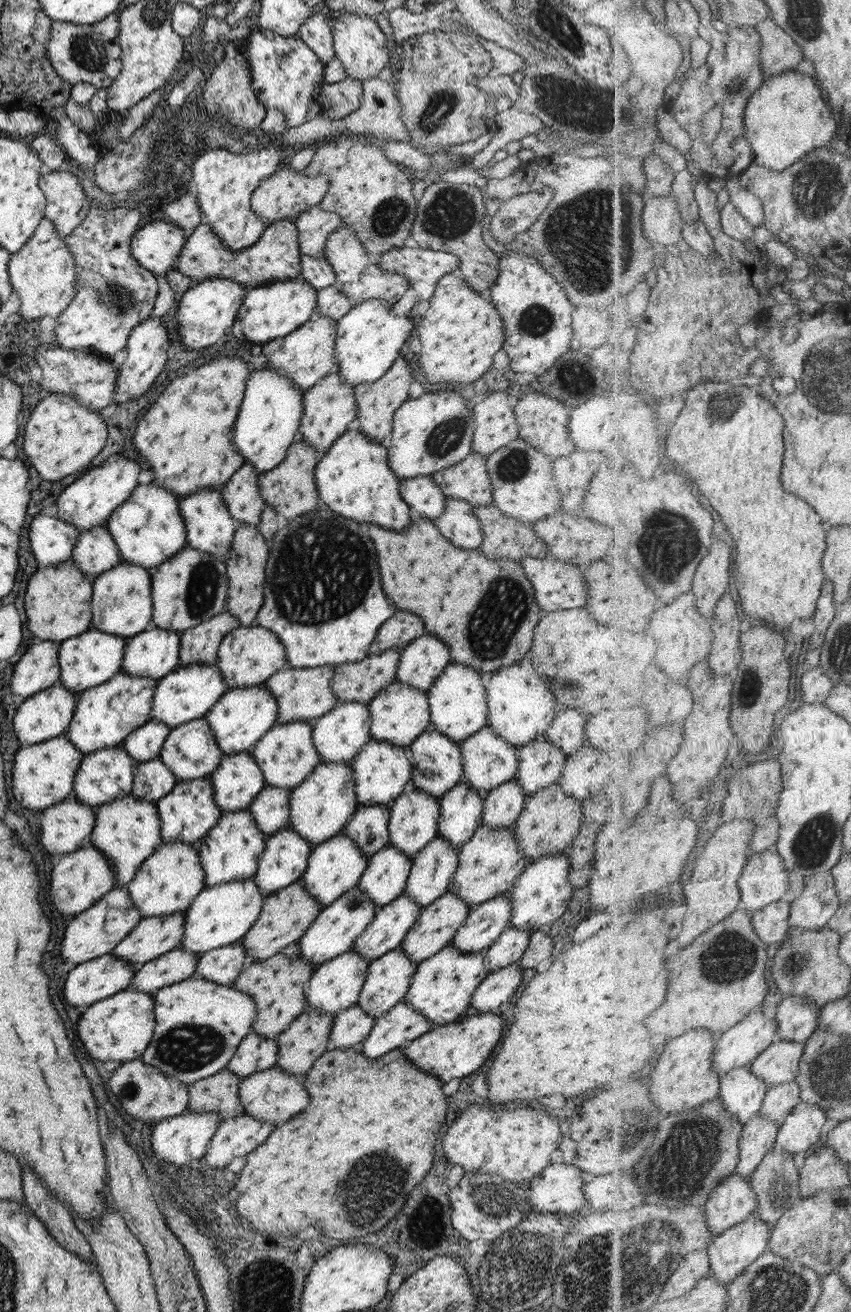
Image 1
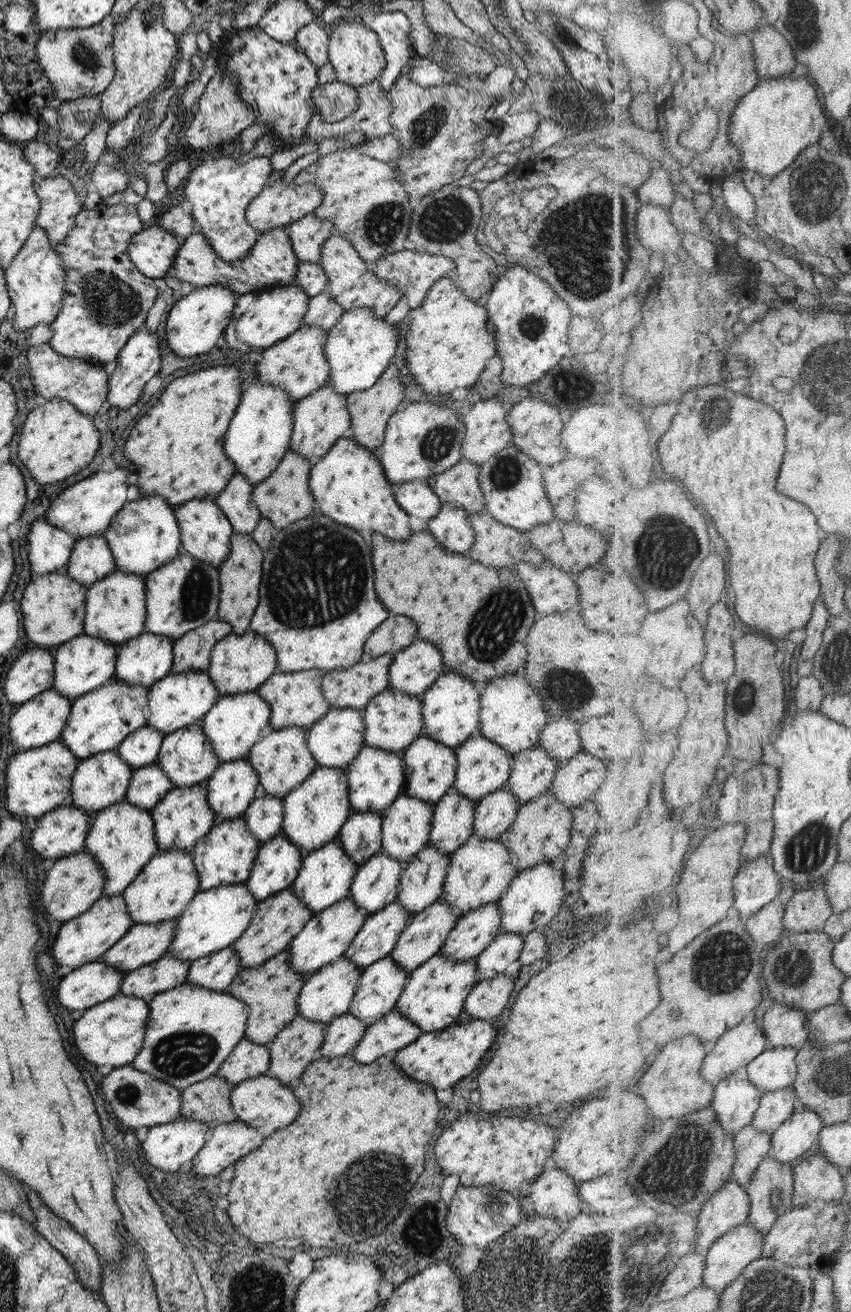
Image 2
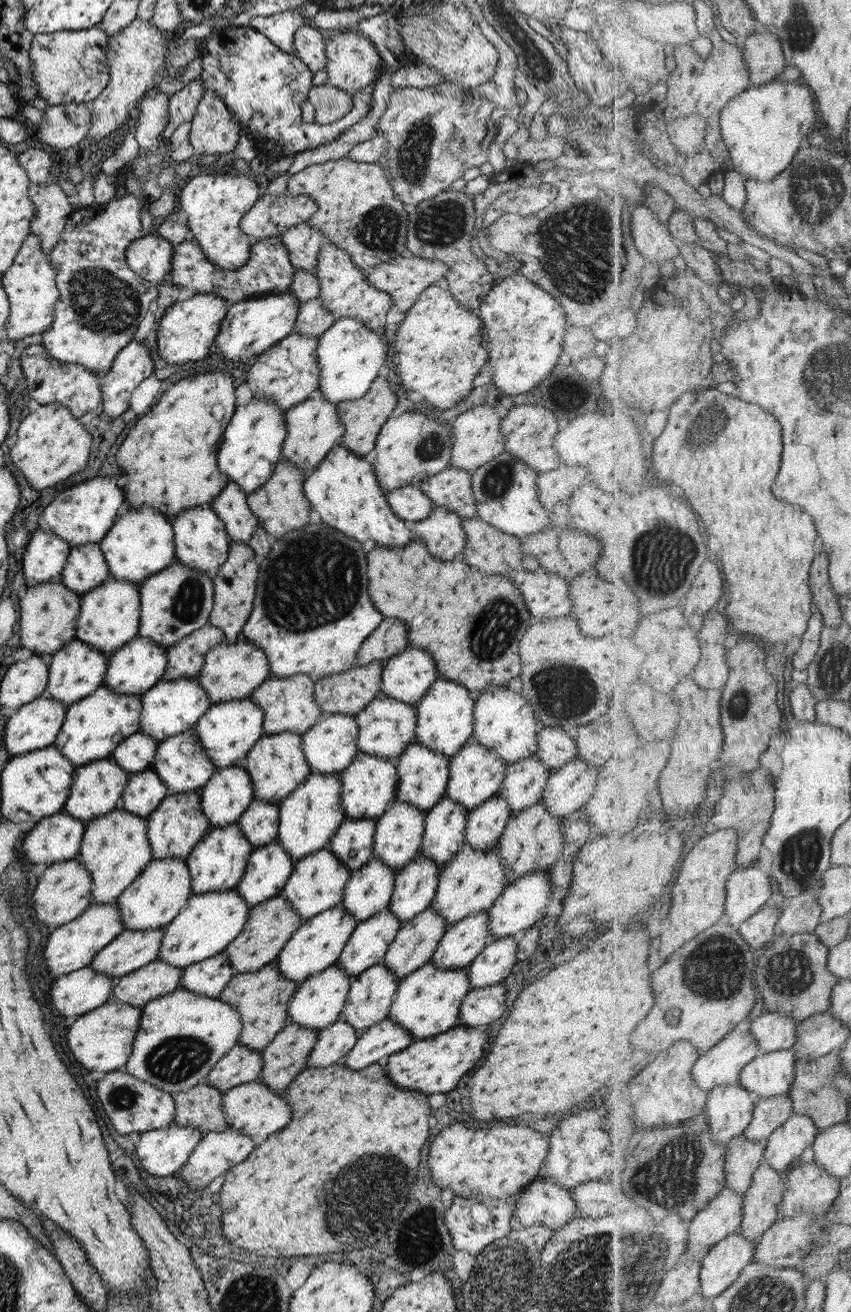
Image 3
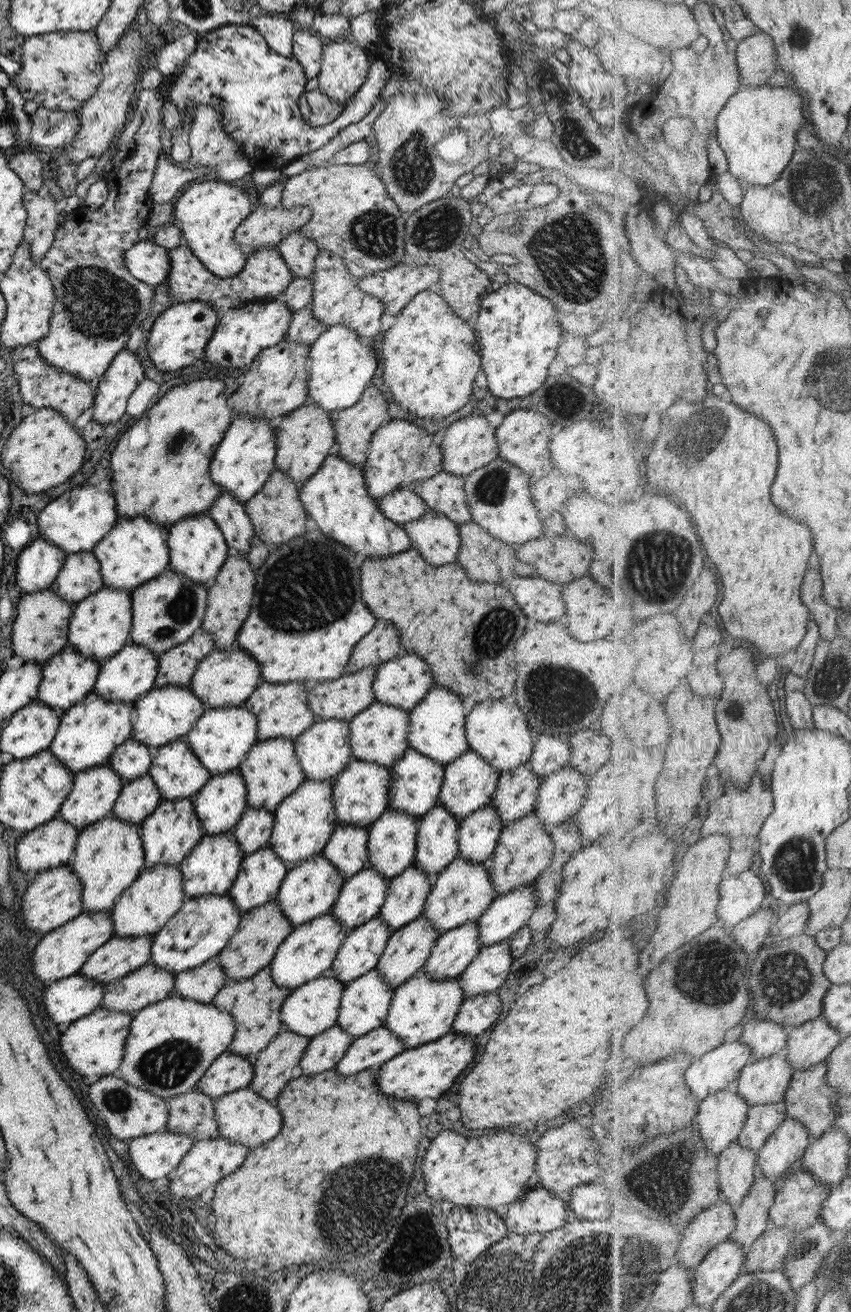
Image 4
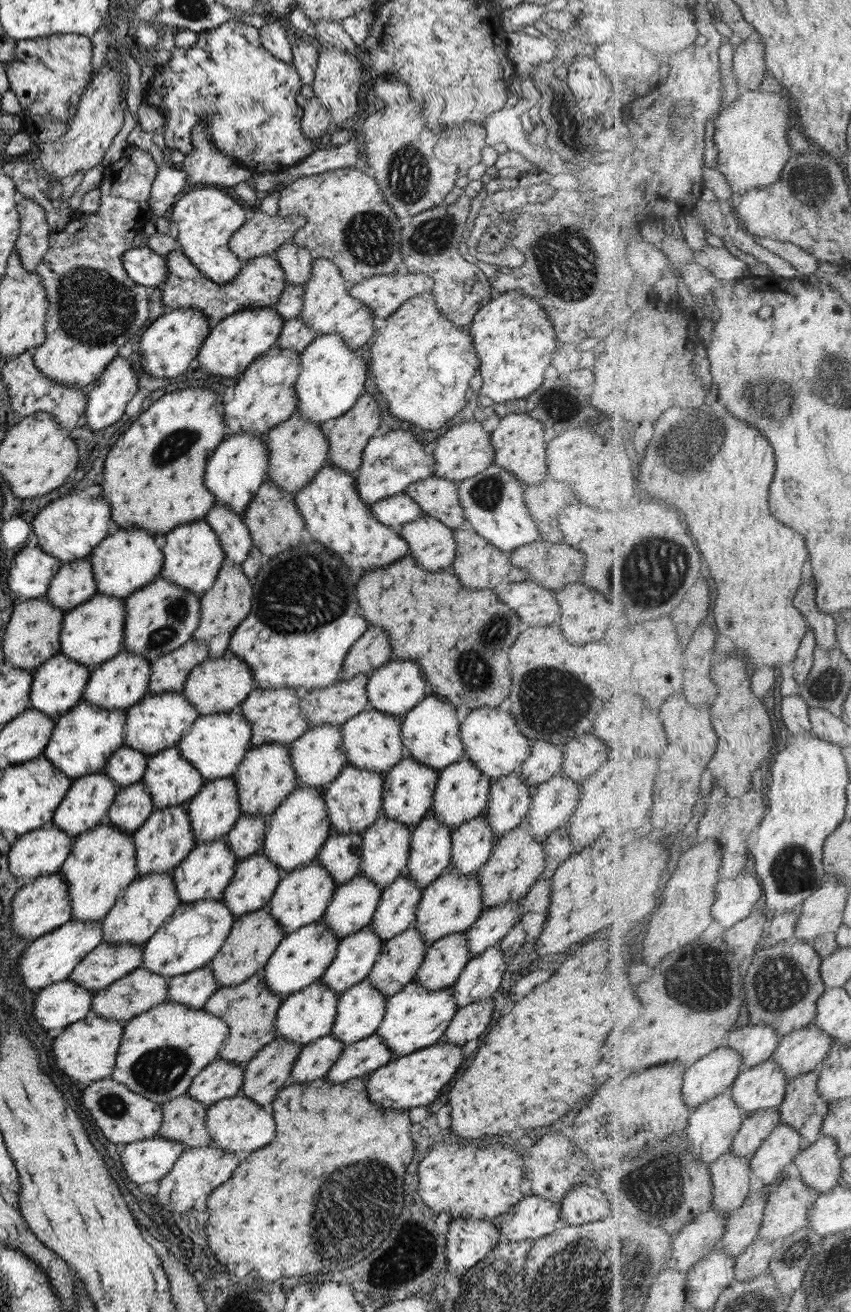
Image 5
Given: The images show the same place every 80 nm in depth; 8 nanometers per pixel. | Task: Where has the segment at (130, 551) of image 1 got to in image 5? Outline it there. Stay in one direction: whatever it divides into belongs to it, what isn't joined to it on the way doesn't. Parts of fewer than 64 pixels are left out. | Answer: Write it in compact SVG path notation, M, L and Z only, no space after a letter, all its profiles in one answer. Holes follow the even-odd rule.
M135 527L112 529L88 557L96 592L105 596L125 598L157 578L164 561L161 549L155 545L155 535Z

